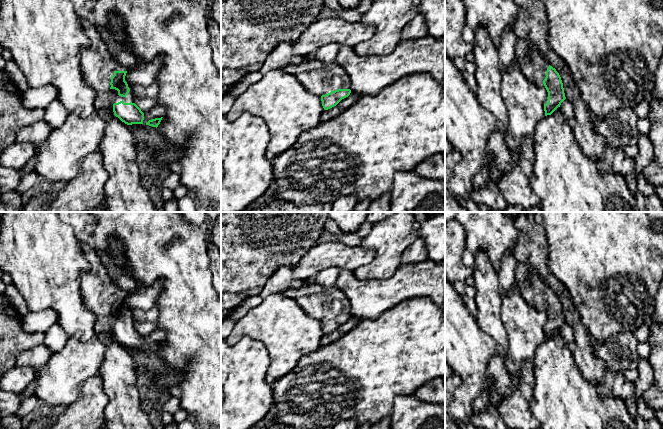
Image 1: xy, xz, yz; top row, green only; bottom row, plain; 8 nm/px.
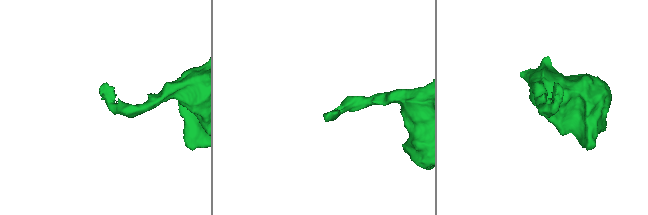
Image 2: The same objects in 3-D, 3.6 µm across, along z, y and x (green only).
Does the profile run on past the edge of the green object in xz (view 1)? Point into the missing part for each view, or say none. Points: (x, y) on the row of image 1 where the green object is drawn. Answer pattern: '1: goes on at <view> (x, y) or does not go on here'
1: goes on at xz (319, 78)

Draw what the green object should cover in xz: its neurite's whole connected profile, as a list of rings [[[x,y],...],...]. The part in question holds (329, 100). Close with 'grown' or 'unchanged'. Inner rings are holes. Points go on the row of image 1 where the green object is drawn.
[[[303,57],[299,64],[292,65],[288,63],[284,67],[284,71],[294,75],[307,91],[320,96],[324,110],[336,106],[342,99],[348,97],[351,93],[348,75],[345,70],[335,62],[323,63],[317,59]]]; grown

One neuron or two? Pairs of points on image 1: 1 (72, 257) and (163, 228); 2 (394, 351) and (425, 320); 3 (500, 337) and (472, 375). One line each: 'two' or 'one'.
1: two
2: one
3: two

